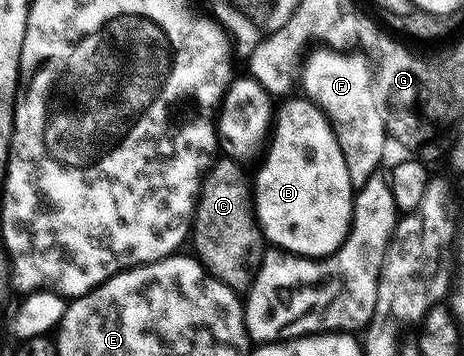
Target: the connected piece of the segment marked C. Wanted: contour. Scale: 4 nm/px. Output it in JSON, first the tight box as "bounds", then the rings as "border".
{"bounds":[193,156,265,295],"border":[[[220,156],[211,162],[202,185],[199,186],[199,200],[195,202],[195,216],[193,218],[193,241],[195,237],[194,256],[203,264],[211,276],[217,278],[225,287],[233,292],[243,295],[251,288],[255,281],[257,271],[263,262],[265,252],[265,238],[263,230],[259,227],[259,220],[255,217],[253,204],[253,189],[249,179],[243,175],[244,166],[232,157]]]}

